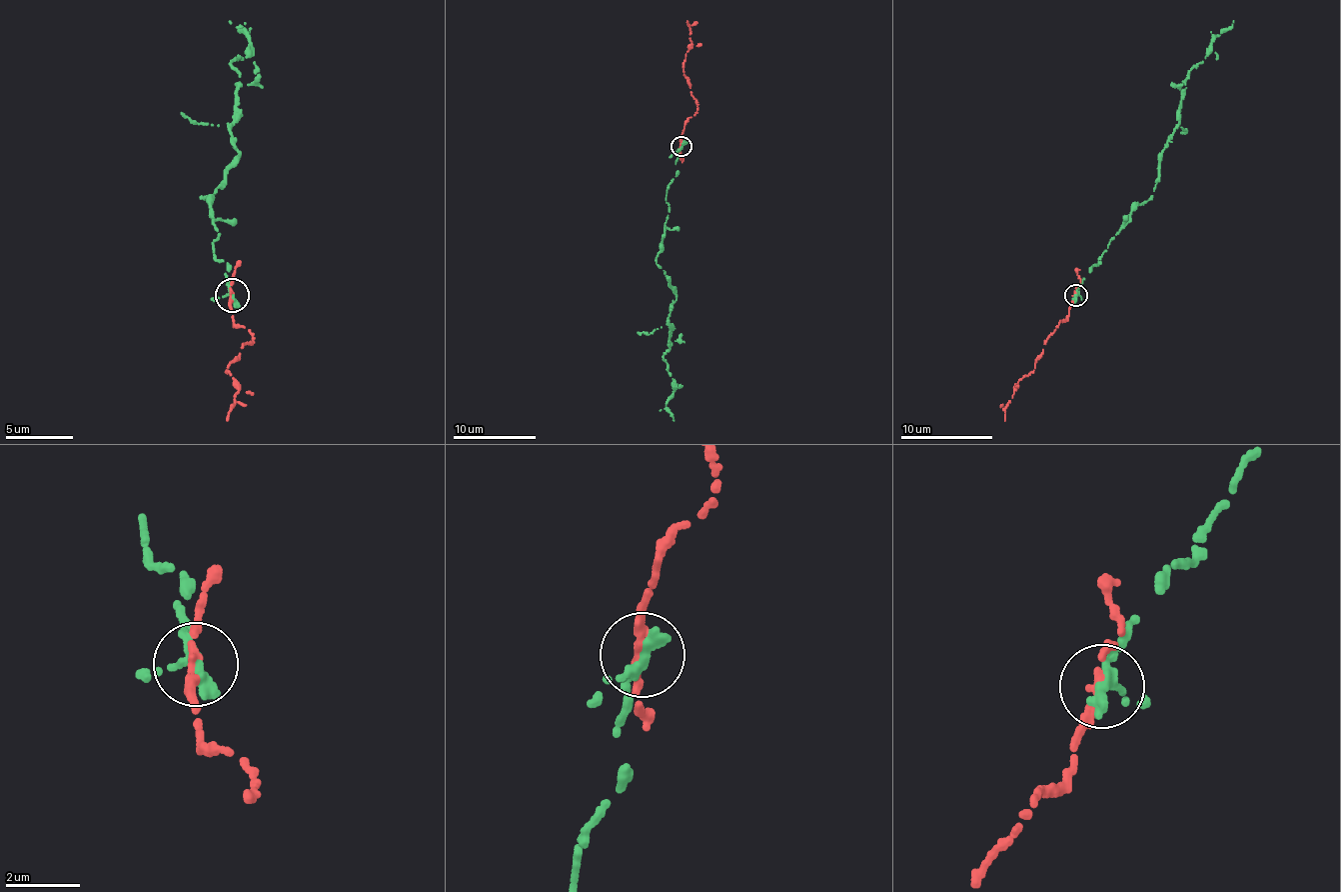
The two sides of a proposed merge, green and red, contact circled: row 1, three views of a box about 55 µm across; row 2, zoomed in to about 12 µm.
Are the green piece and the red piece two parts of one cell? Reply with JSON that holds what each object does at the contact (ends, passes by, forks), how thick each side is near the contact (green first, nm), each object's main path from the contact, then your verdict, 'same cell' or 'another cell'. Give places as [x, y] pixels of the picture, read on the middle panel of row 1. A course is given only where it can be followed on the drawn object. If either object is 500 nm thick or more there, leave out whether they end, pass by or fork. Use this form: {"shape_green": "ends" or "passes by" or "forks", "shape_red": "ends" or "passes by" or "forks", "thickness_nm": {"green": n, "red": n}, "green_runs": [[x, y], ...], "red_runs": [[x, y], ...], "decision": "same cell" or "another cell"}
{"shape_green": "passes by", "shape_red": "passes by", "thickness_nm": {"green": 320, "red": 200}, "green_runs": [[680, 145], [656, 261], [676, 299], [668, 317], [670, 349], [663, 357], [672, 379], [666, 404], [673, 421]], "red_runs": [[680, 145], [683, 128], [695, 112], [697, 103], [682, 68], [691, 45], [687, 21]], "decision": "another cell"}

